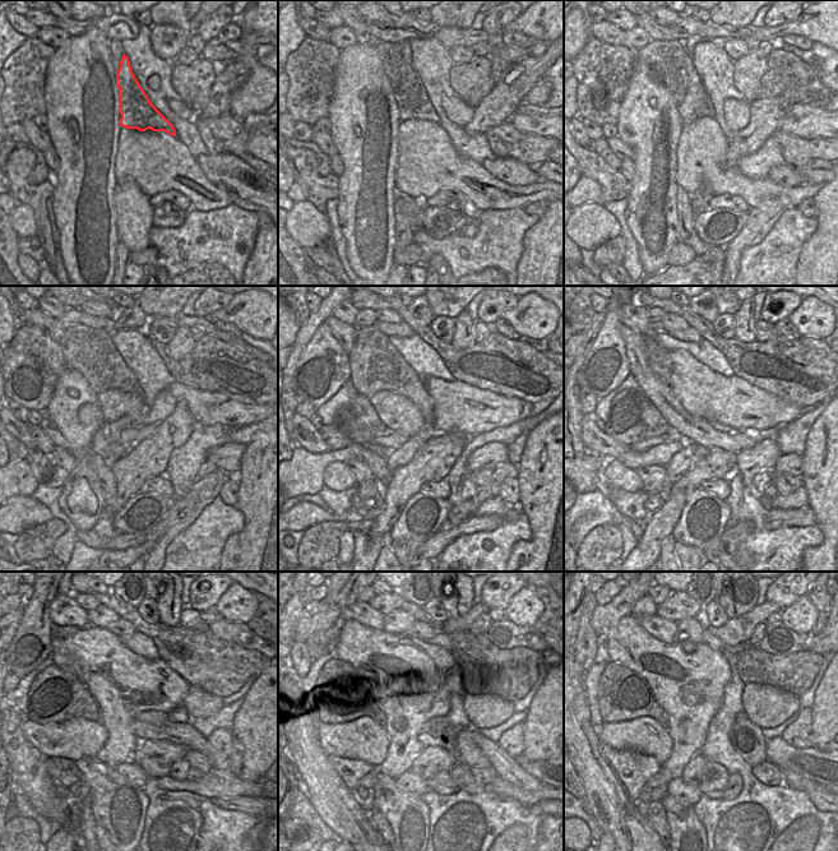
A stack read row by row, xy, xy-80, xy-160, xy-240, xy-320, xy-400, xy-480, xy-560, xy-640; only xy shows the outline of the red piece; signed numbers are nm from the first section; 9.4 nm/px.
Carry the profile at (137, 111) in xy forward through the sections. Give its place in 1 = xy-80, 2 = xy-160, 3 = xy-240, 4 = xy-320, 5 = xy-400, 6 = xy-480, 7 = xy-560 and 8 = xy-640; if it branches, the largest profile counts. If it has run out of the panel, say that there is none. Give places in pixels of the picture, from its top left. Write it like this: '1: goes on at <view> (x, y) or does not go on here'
1: goes on at xy-80 (417, 105)
2: goes on at xy-160 (700, 102)
3: goes on at xy-240 (133, 317)
4: goes on at xy-320 (421, 311)
5: goes on at xy-400 (709, 311)
6: goes on at xy-480 (134, 597)
7: goes on at xy-560 (420, 597)
8: goes on at xy-640 (703, 597)

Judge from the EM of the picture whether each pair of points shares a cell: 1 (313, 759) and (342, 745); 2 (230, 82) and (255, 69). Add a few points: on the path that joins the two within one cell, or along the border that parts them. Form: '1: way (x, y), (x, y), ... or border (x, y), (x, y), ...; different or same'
1: border (314, 732), (319, 747), (327, 755); different
2: border (241, 60), (248, 69), (248, 79), (231, 98); different

